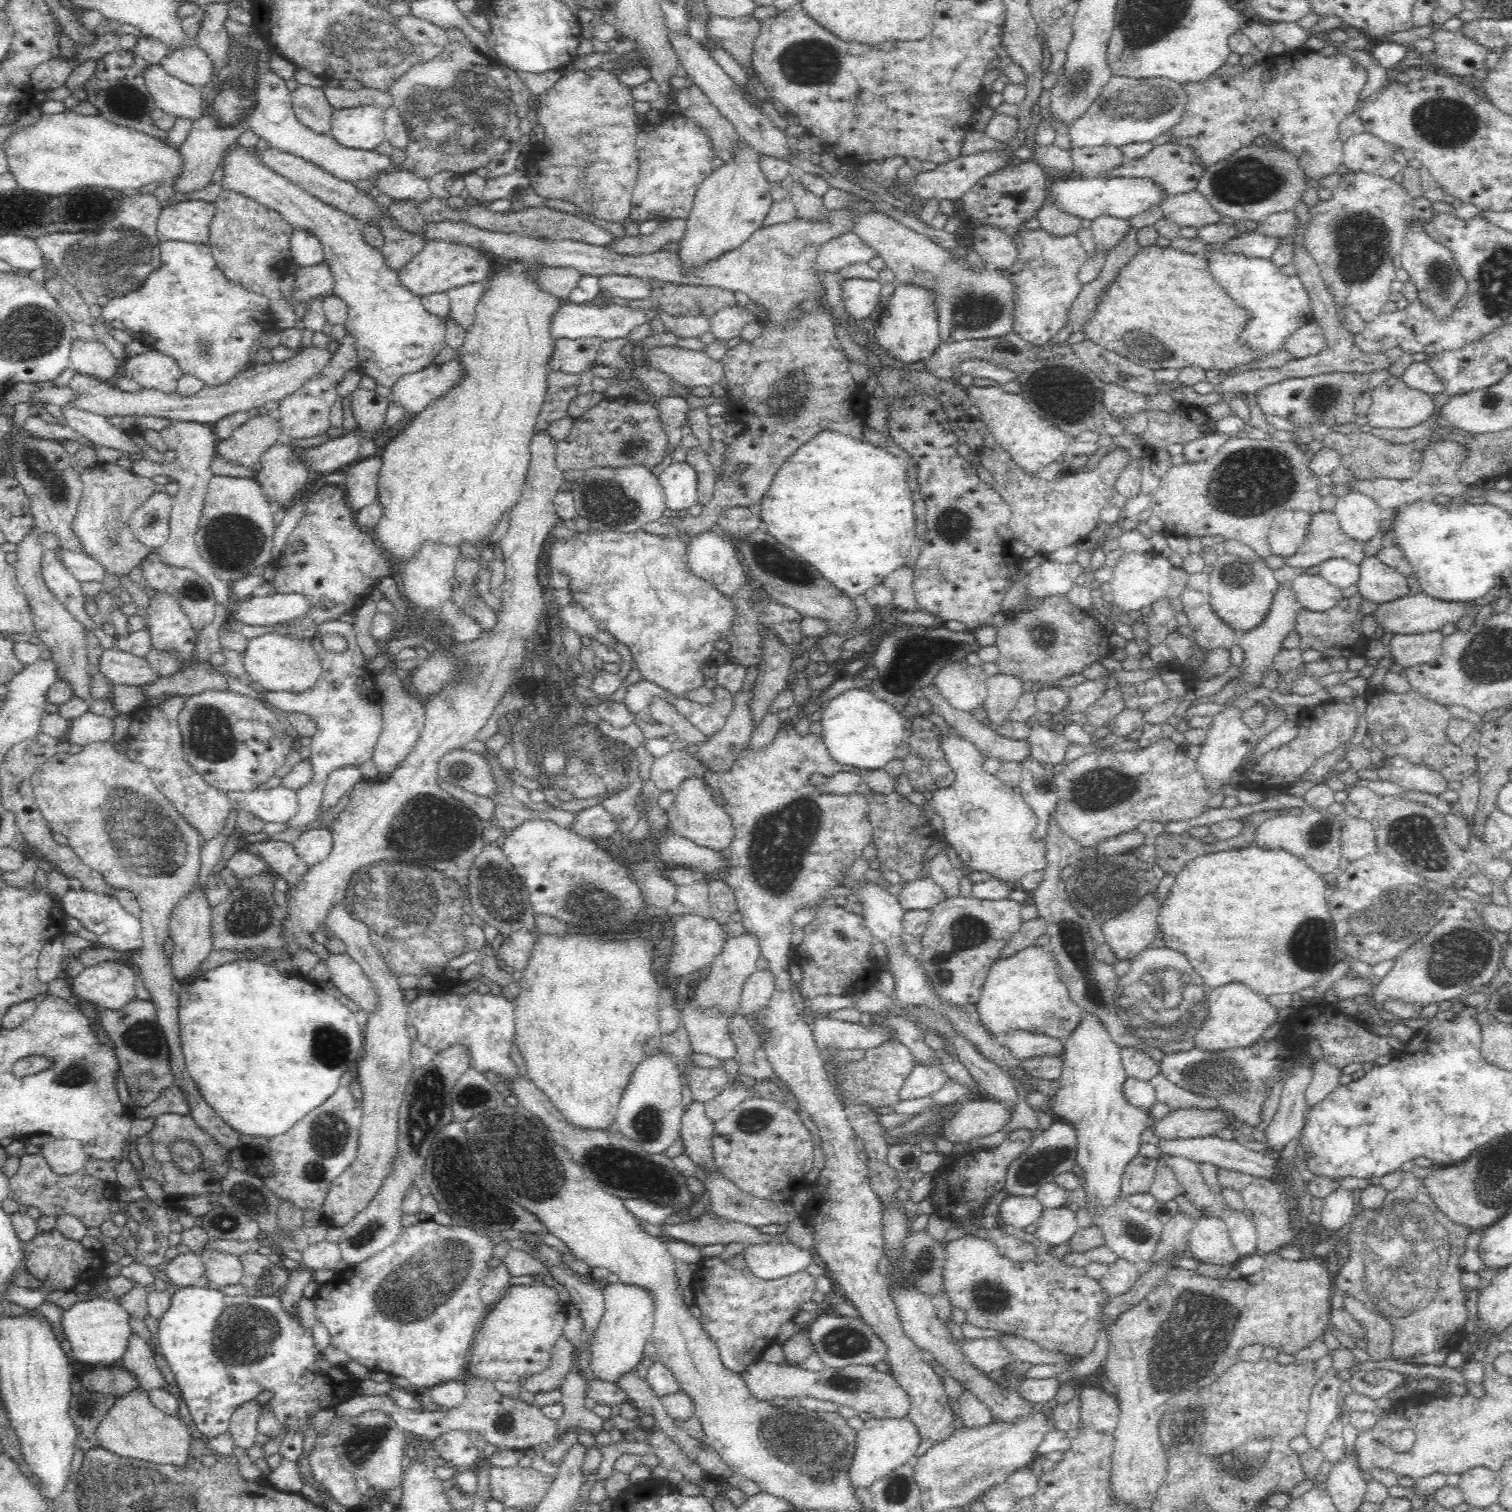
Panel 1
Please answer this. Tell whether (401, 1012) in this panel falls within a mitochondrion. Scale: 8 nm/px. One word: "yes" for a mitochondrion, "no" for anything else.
no

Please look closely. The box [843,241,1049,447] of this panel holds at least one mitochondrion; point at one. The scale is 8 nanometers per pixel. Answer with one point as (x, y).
(975, 311)

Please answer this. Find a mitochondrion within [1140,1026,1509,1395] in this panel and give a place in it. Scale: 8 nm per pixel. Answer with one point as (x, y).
(1402, 1267)

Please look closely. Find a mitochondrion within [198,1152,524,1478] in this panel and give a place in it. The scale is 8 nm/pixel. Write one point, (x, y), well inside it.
(416, 1290)

